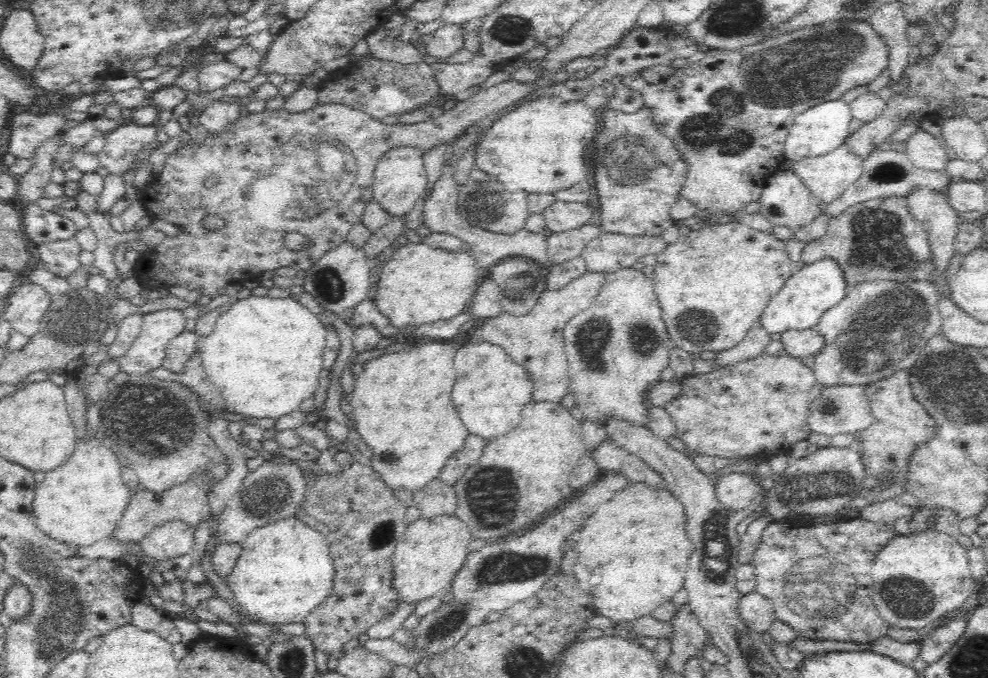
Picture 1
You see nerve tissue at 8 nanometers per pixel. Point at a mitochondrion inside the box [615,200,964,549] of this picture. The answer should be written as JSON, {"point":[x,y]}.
{"point":[886,329]}

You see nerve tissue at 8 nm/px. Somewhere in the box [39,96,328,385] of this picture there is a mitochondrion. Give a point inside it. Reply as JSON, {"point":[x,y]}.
{"point":[69,319]}

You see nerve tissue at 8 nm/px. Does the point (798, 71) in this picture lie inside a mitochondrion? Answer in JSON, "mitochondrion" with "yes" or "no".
{"mitochondrion":"yes"}

